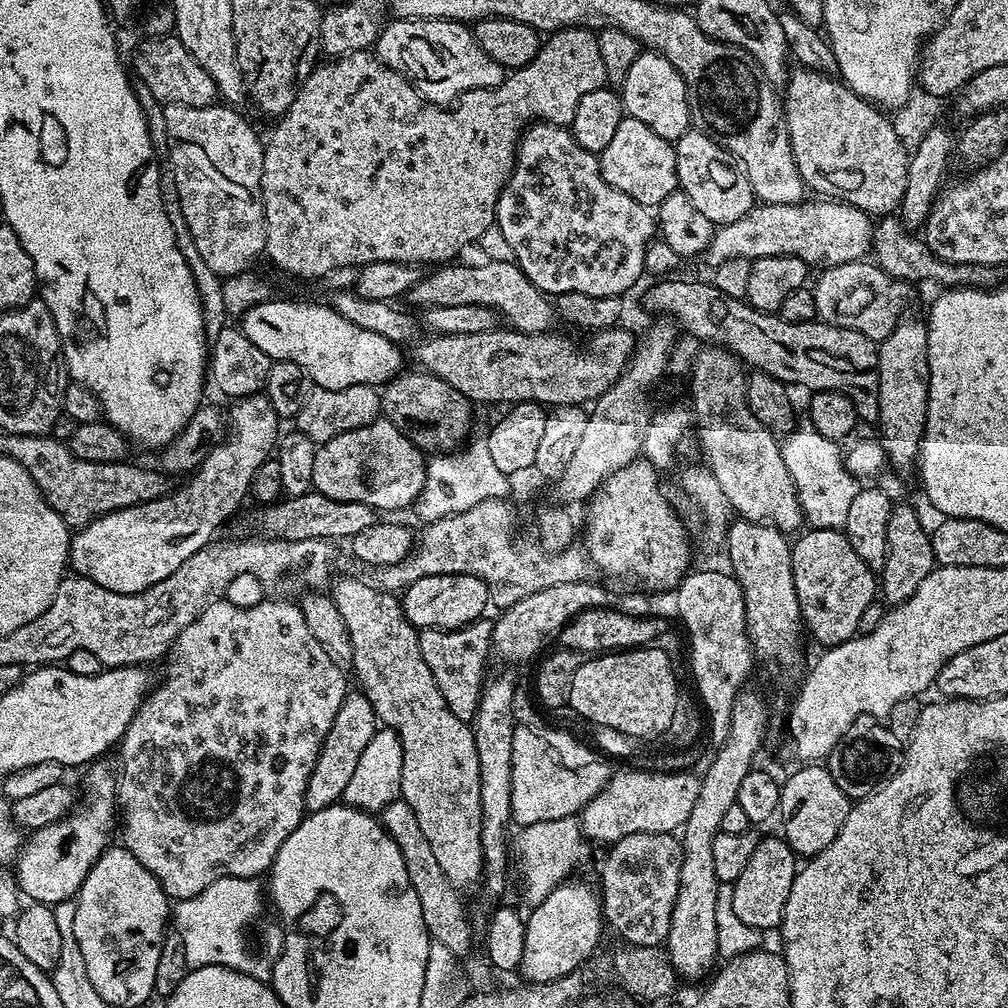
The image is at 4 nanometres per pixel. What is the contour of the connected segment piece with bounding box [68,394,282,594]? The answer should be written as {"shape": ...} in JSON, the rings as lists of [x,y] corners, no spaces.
{"shape":[[[267,395],[246,396],[237,399],[235,404],[236,432],[228,440],[221,439],[216,447],[209,450],[199,468],[187,477],[188,484],[182,485],[177,492],[176,489],[169,491],[168,495],[157,500],[98,516],[71,537],[68,558],[75,575],[85,576],[98,586],[118,594],[134,594],[162,582],[162,578],[170,578],[170,574],[174,574],[186,558],[213,543],[212,535],[223,526],[224,520],[230,519],[239,510],[244,496],[246,500],[249,495],[258,466],[273,455],[278,444],[276,427],[282,424]]]}

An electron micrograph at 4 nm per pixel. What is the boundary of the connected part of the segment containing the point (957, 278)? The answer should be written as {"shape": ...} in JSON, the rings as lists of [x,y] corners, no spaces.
{"shape":[[[889,214],[879,221],[872,229],[871,255],[874,257],[876,267],[881,268],[896,280],[913,282],[912,280],[933,280],[936,284],[944,284],[945,289],[950,288],[982,288],[997,283],[995,267],[986,265],[951,264],[938,258],[928,249],[927,243],[919,235],[911,236],[902,225],[896,221],[895,215]]]}

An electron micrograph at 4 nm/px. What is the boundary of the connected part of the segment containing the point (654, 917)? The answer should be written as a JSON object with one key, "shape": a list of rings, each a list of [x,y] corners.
{"shape":[[[639,832],[616,841],[607,849],[608,857],[600,868],[598,892],[602,897],[604,918],[609,929],[632,946],[655,948],[668,938],[670,918],[674,914],[674,898],[678,898],[678,878],[682,874],[684,849],[675,835],[667,832]]]}

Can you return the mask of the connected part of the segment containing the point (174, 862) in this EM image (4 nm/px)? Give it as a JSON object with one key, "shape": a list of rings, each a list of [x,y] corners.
{"shape":[[[223,598],[213,600],[186,630],[182,630],[182,634],[178,634],[163,664],[164,681],[157,688],[155,685],[141,700],[140,709],[134,714],[130,726],[124,732],[124,739],[118,745],[120,768],[118,764],[116,794],[122,832],[124,828],[123,847],[134,854],[134,858],[138,858],[138,862],[142,862],[142,866],[154,874],[154,878],[158,878],[169,898],[178,901],[194,898],[194,894],[206,890],[206,886],[218,878],[259,877],[260,872],[267,873],[271,869],[282,842],[294,834],[306,815],[304,799],[314,762],[318,762],[322,742],[326,742],[326,734],[330,734],[334,718],[338,718],[338,710],[348,697],[350,685],[344,677],[345,669],[322,648],[322,642],[310,634],[310,626],[306,626],[306,618],[299,603],[288,598],[265,598],[258,606],[249,608],[239,608]]]}

